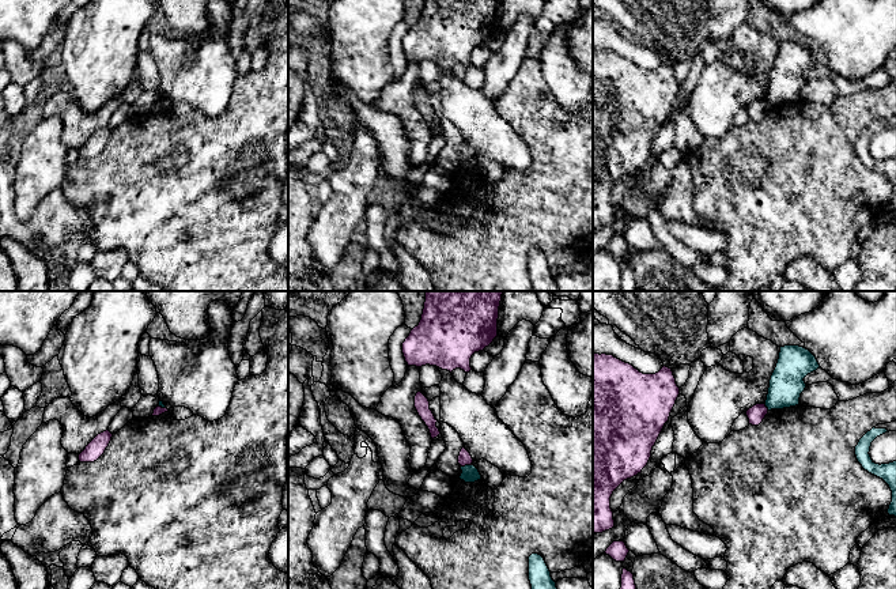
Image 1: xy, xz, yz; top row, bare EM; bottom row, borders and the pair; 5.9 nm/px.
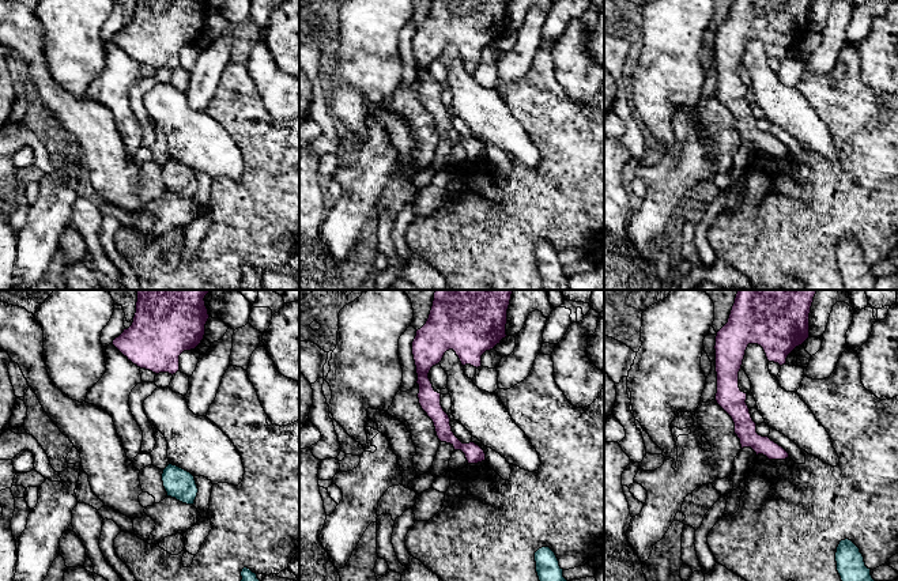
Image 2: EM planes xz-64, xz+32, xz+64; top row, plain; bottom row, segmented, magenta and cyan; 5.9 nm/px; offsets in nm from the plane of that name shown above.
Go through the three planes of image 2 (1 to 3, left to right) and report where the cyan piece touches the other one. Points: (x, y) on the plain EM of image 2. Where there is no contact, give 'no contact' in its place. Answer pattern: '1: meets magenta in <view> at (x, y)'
1: no contact
2: no contact
3: no contact

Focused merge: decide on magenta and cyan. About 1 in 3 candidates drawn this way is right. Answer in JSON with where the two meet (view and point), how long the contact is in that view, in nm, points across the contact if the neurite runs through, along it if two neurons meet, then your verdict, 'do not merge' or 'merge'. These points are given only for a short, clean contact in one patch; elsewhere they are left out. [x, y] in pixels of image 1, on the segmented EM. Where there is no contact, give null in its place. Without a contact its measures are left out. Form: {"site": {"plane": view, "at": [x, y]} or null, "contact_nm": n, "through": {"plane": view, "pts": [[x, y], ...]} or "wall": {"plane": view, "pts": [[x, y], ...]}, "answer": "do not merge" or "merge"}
{"site": {"plane": "xz", "at": [465, 464]}, "contact_nm": 70, "wall": {"plane": "xz", "pts": [[471, 464], [461, 467]]}, "answer": "do not merge"}

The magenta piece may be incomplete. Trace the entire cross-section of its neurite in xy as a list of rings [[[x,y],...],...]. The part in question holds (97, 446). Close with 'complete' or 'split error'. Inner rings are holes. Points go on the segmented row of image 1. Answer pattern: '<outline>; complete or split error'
[[[106,430],[101,434],[98,434],[87,446],[86,449],[79,454],[80,462],[94,462],[97,461],[106,450],[111,441],[113,434]]]; complete

